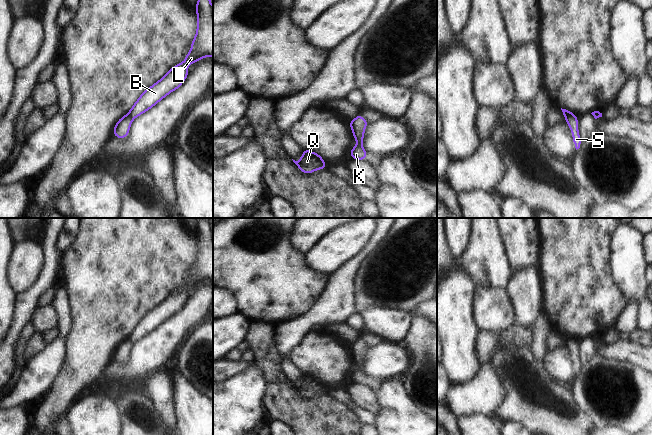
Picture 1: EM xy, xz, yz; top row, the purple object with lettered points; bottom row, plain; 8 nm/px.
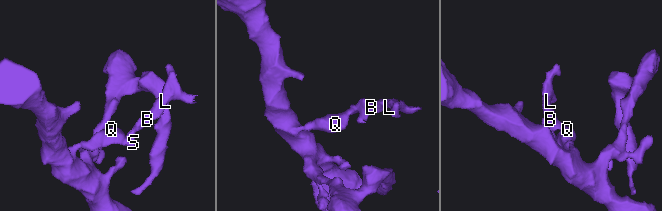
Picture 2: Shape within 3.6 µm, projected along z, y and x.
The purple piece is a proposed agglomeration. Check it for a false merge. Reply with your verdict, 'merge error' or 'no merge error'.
merge error

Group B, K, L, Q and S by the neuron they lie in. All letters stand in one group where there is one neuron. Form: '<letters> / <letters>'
B K L / Q S

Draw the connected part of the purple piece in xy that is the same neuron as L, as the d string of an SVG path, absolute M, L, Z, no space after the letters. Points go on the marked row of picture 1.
M198 0L197 32L191 43L191 52L184 62L172 67L167 74L145 90L135 102L128 115L133 119L143 114L172 91L178 89L189 75L187 66L203 57L213 56L213 7L211 0Z

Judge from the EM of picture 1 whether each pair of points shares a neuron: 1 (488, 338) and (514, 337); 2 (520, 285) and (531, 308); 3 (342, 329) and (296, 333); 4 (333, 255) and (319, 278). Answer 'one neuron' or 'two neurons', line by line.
1: one neuron
2: one neuron
3: two neurons
4: two neurons

